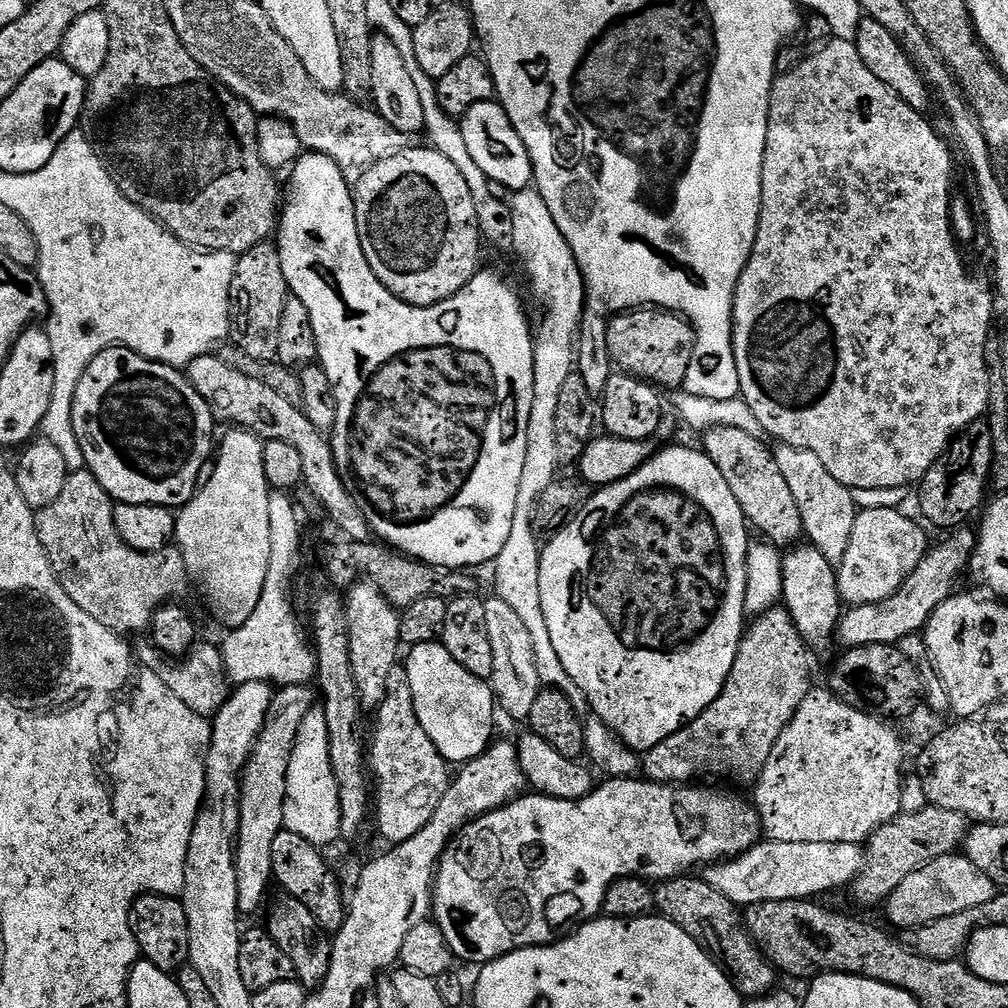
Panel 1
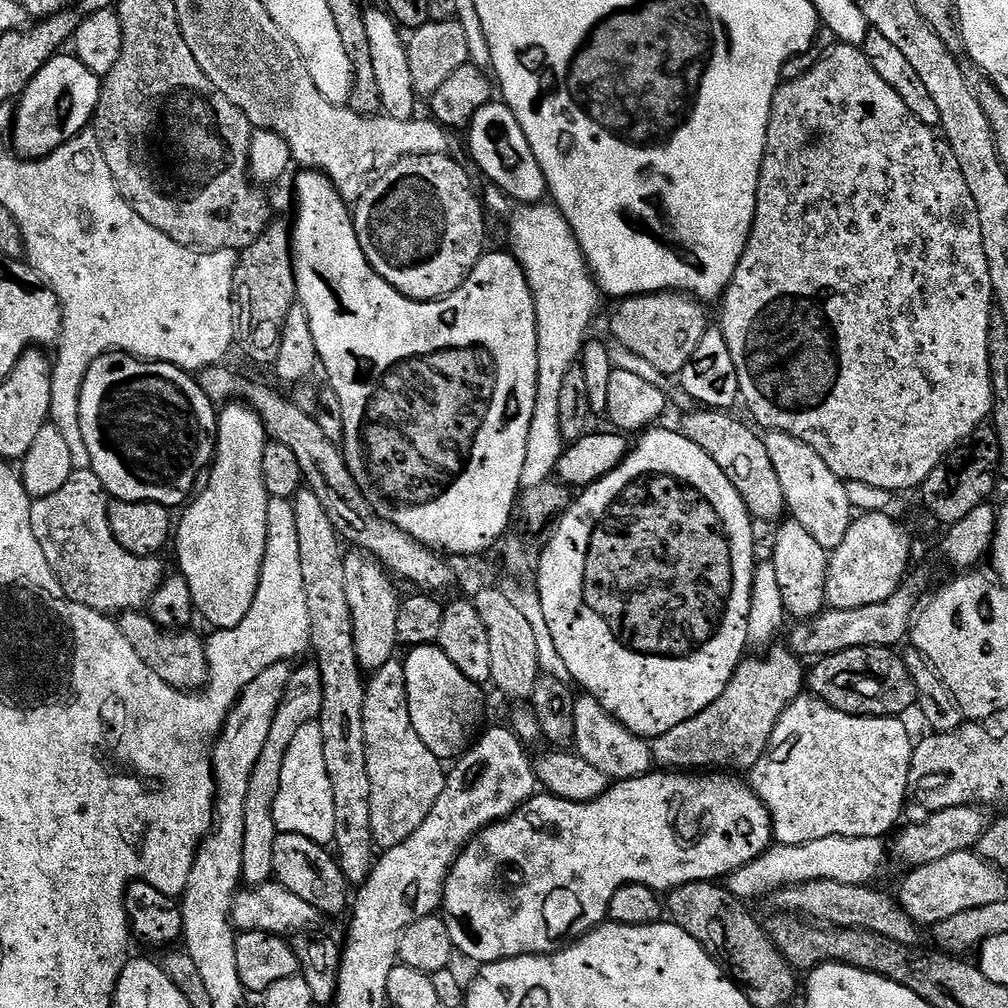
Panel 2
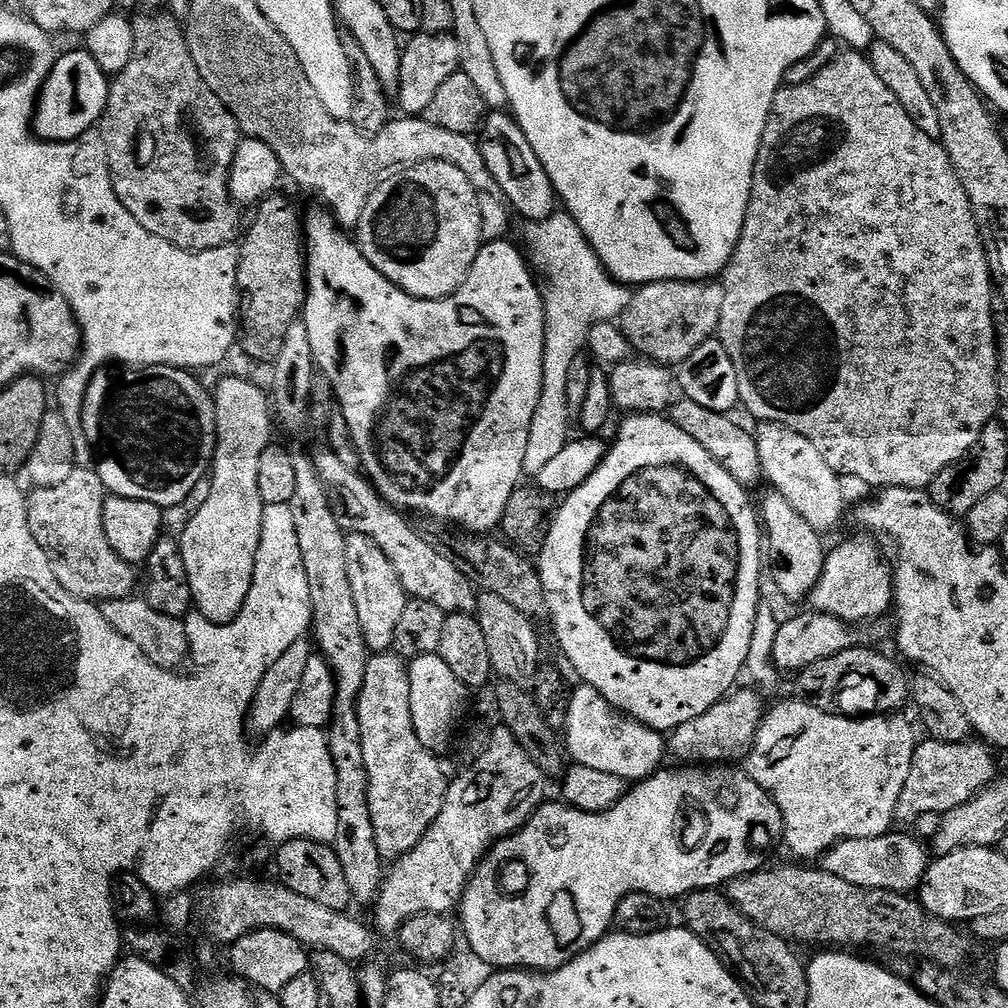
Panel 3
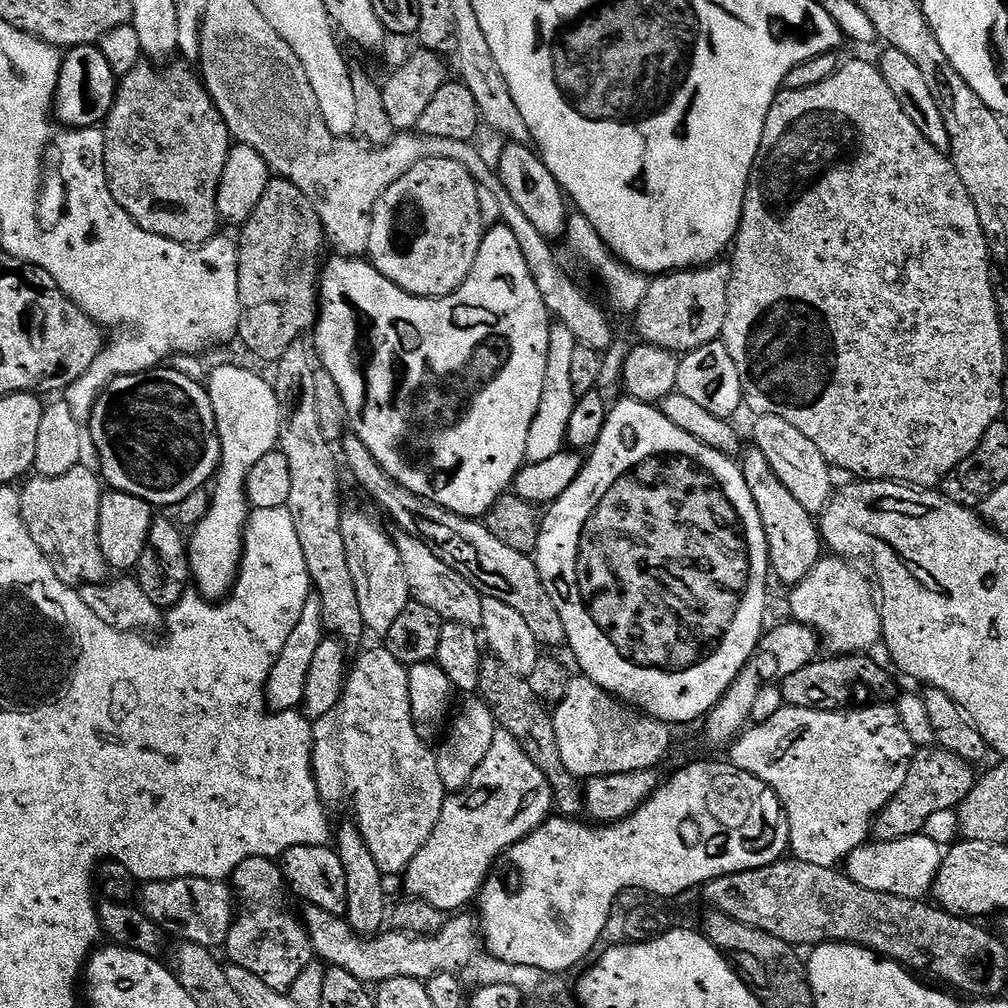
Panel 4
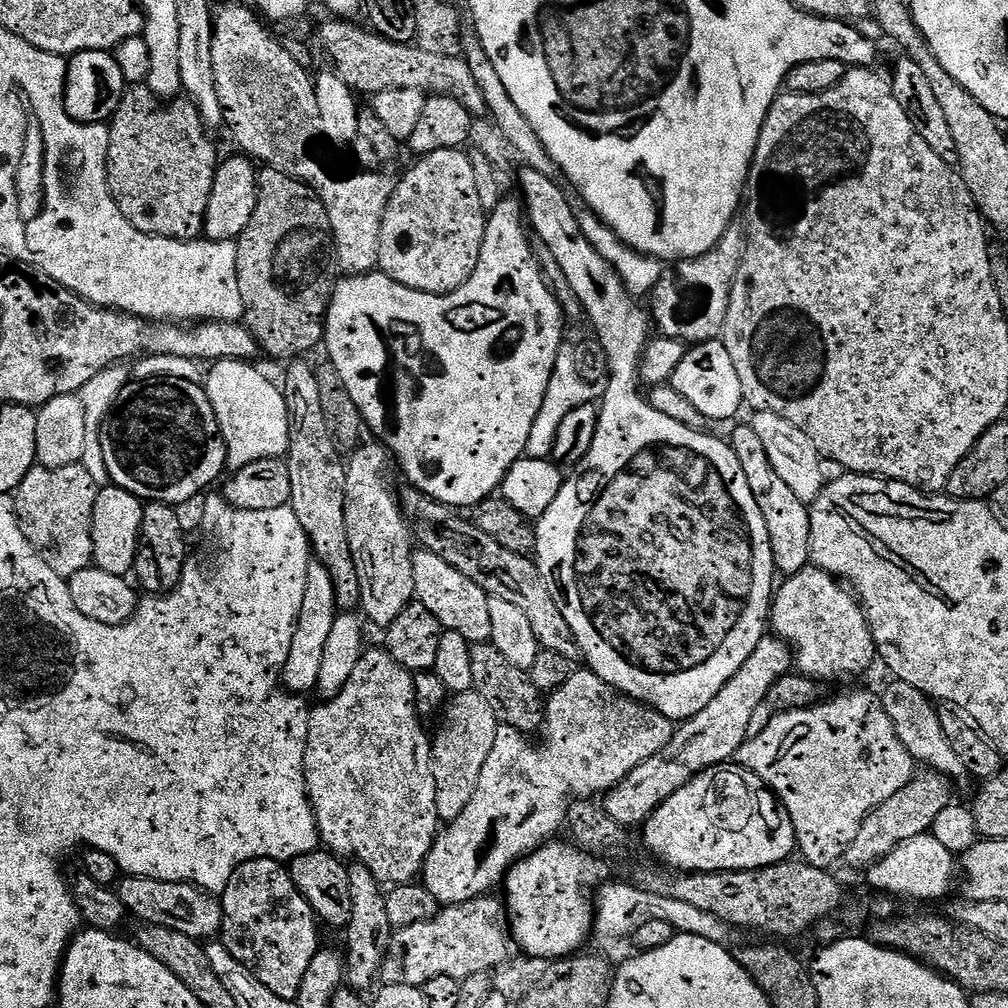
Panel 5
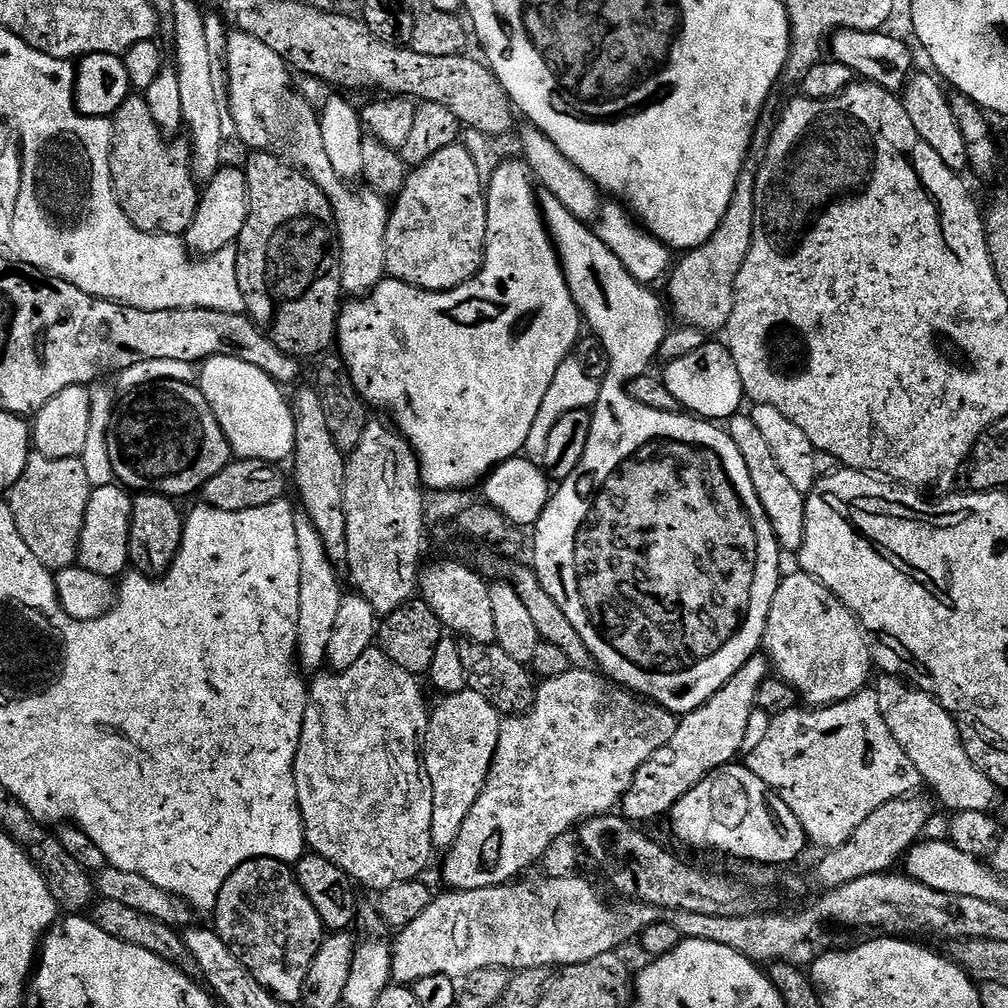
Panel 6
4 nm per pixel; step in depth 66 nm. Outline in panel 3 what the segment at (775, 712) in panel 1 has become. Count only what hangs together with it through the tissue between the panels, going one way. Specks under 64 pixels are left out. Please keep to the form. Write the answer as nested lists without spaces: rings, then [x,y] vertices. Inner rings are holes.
[[[736,690],[719,700],[706,714],[675,728],[667,737],[666,748],[684,766],[732,766],[743,761],[752,749],[760,723],[766,715],[766,700],[751,690]]]

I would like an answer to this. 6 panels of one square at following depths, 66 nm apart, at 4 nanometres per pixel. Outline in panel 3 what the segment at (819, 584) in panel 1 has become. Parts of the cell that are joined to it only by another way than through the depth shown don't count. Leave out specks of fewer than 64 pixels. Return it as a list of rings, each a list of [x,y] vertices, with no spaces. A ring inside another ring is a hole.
[[[772,490],[769,496],[765,498],[761,504],[758,504],[758,516],[762,521],[763,531],[766,533],[766,560],[772,563],[772,580],[776,583],[776,588],[788,600],[804,600],[809,599],[812,587],[820,581],[820,575],[824,569],[824,557],[826,555],[826,547],[822,541],[821,533],[814,530],[814,526],[810,526],[810,522],[806,522],[806,518],[802,518],[802,514],[798,514],[798,510],[794,510],[794,506],[790,506],[790,502],[786,502],[786,498],[782,498],[780,493]]]

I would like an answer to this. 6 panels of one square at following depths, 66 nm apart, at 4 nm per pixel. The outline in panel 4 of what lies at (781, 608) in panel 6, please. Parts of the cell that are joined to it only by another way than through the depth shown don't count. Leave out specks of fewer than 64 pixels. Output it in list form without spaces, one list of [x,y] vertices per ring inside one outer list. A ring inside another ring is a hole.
[[[835,554],[825,555],[814,570],[810,570],[810,574],[789,591],[792,593],[788,596],[791,619],[812,629],[817,637],[822,638],[823,647],[825,644],[829,653],[838,656],[871,653],[871,648],[882,640],[880,610],[873,585],[870,580],[868,585],[867,578],[851,566],[847,559]]]

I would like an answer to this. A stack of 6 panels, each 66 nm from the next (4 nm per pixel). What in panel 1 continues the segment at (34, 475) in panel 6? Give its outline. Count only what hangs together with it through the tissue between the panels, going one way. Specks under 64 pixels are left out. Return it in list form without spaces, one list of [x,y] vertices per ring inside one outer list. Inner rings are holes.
[[[92,472],[71,473],[58,499],[39,509],[35,517],[38,538],[62,590],[90,618],[98,618],[112,632],[145,631],[160,607],[180,598],[176,596],[190,588],[179,548],[139,552],[122,542],[114,526],[114,501]]]

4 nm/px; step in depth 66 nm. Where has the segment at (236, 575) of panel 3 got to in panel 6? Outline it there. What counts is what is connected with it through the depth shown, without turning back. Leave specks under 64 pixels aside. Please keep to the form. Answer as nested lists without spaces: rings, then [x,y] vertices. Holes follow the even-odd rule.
[[[211,356],[199,369],[198,387],[210,410],[214,410],[214,418],[218,418],[218,426],[232,447],[233,457],[284,462],[295,452],[296,417],[286,396],[284,400],[285,389],[258,370],[258,366],[229,356]]]

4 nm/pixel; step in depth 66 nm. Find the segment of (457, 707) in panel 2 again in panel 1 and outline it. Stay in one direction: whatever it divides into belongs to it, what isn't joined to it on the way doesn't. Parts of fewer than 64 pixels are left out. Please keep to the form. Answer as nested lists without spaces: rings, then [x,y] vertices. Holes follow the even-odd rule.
[[[439,642],[411,645],[402,666],[410,678],[410,694],[414,694],[414,710],[418,714],[418,722],[422,722],[422,730],[430,734],[430,742],[434,742],[438,754],[442,754],[442,758],[452,766],[463,766],[471,760],[477,760],[494,740],[492,727],[496,724],[496,716],[498,717],[498,705],[491,683],[470,674],[466,666],[454,662],[450,650],[446,650]]]

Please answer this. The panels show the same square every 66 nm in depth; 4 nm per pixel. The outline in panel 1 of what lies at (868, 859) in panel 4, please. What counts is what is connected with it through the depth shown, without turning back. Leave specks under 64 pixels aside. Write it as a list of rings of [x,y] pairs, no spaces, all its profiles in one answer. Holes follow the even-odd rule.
[[[765,839],[741,856],[707,865],[702,878],[737,906],[820,898],[831,888],[847,889],[851,885],[864,868],[864,853],[861,845],[846,842],[778,842]]]

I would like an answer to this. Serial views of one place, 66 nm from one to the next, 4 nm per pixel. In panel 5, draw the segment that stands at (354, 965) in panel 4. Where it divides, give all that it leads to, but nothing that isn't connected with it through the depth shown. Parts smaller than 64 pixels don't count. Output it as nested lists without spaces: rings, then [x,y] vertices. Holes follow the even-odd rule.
[[[489,894],[470,902],[449,904],[441,907],[434,918],[418,922],[418,926],[395,929],[381,962],[379,983],[423,988],[430,978],[445,976],[461,981],[470,974],[491,973],[507,965],[514,941],[506,923],[505,905],[494,897]]]

